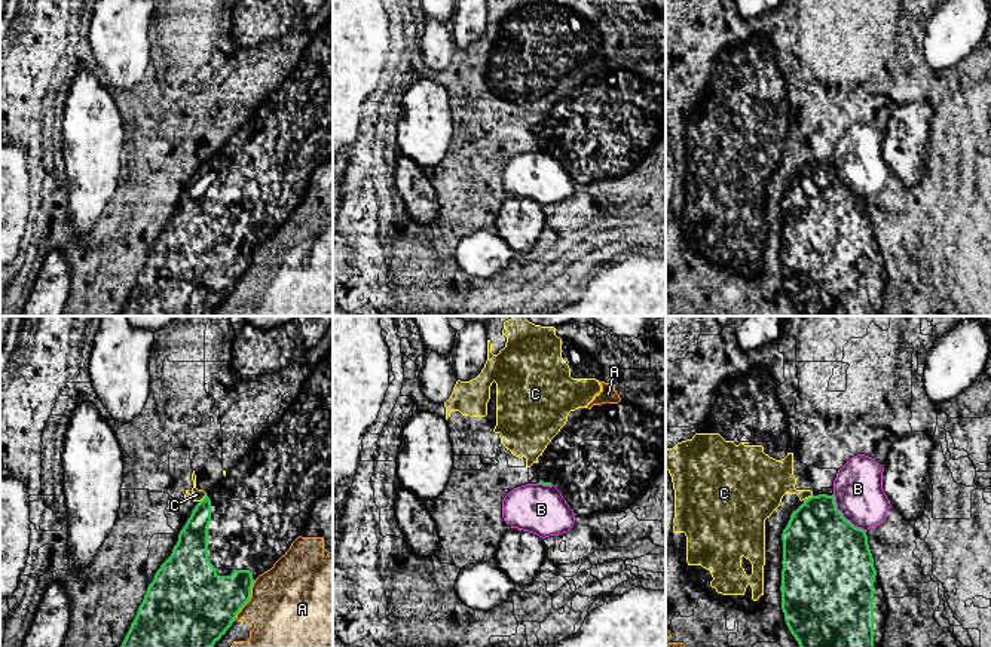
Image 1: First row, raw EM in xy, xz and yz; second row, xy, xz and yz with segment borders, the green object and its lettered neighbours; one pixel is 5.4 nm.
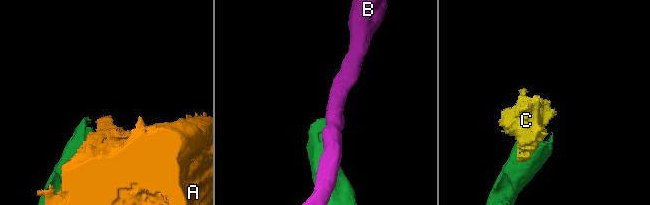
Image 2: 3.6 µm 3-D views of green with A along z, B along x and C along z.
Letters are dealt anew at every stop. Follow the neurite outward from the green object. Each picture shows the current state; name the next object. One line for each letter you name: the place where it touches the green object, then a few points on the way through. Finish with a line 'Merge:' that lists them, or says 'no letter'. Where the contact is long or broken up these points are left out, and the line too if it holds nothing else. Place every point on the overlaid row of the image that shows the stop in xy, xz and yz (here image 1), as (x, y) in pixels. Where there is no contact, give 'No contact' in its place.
Merge: no letter

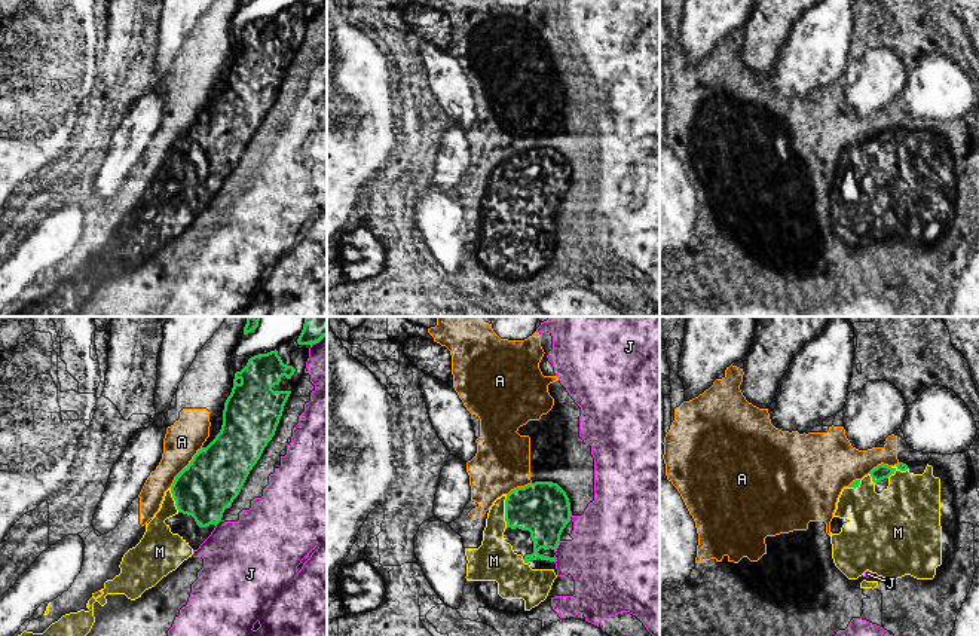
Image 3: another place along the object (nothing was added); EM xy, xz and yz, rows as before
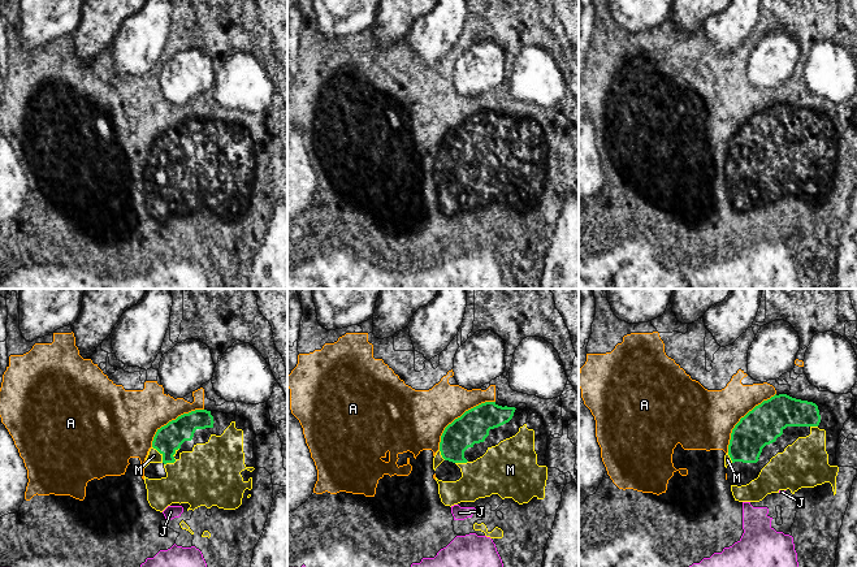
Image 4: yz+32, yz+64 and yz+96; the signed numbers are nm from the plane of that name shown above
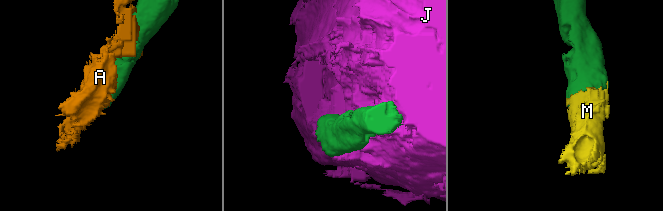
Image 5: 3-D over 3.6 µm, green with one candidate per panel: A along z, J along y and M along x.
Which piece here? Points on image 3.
M: Touches green at xz (505, 511)
Merge: M

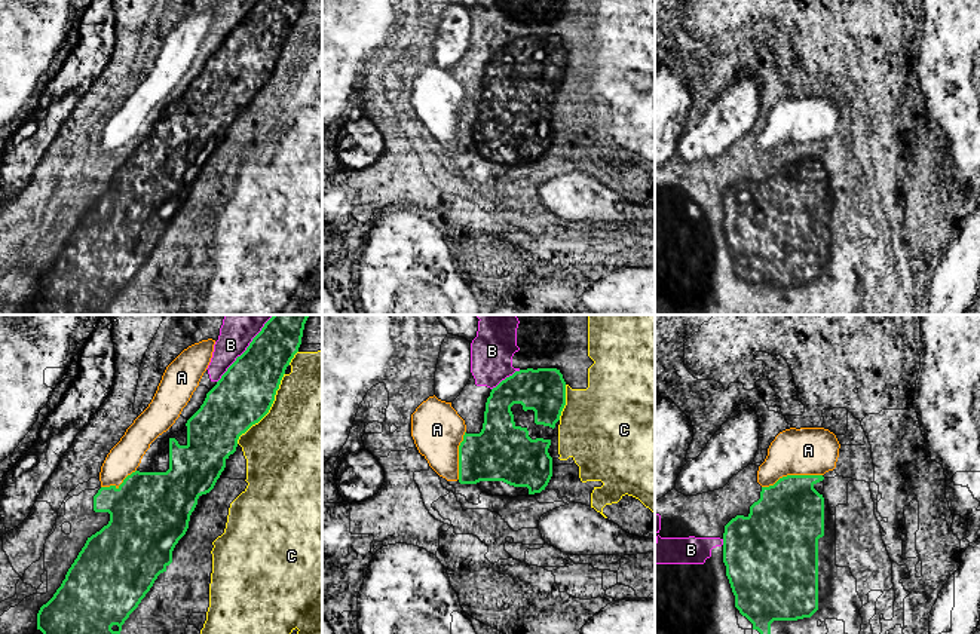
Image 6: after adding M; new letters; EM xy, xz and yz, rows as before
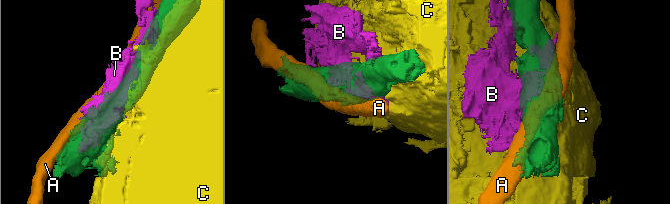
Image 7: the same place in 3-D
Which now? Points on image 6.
Merge: no letter

